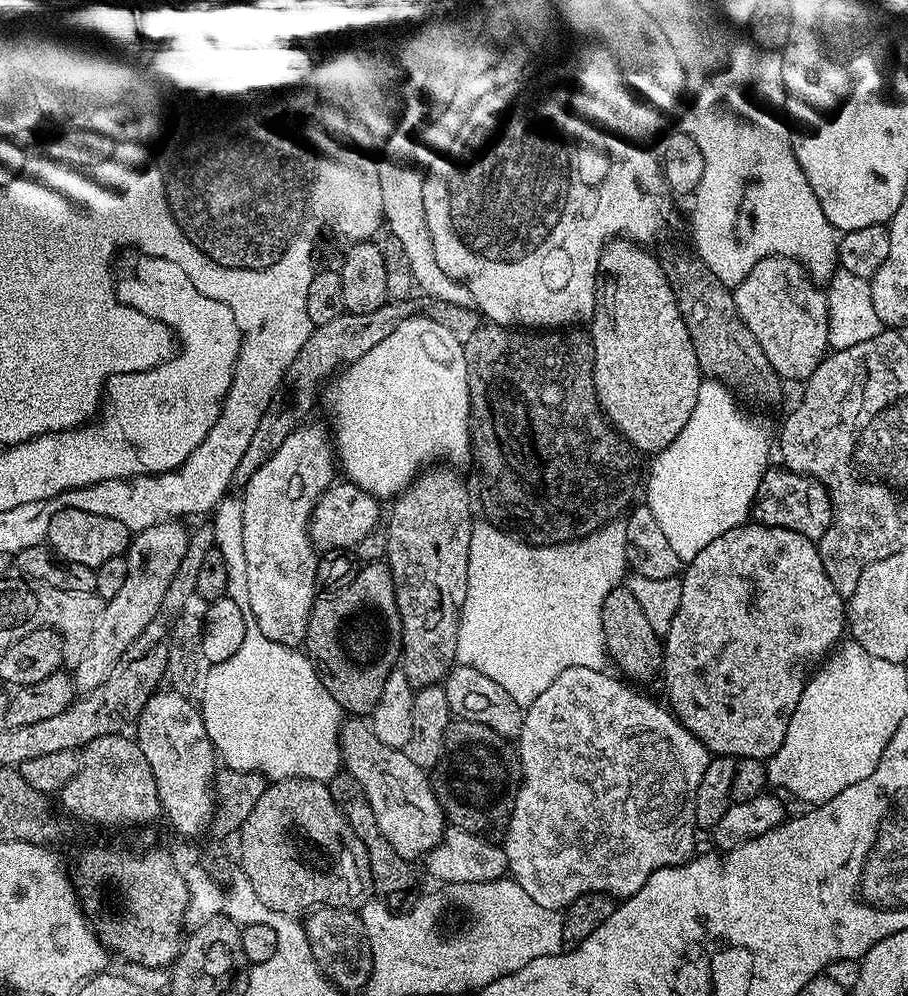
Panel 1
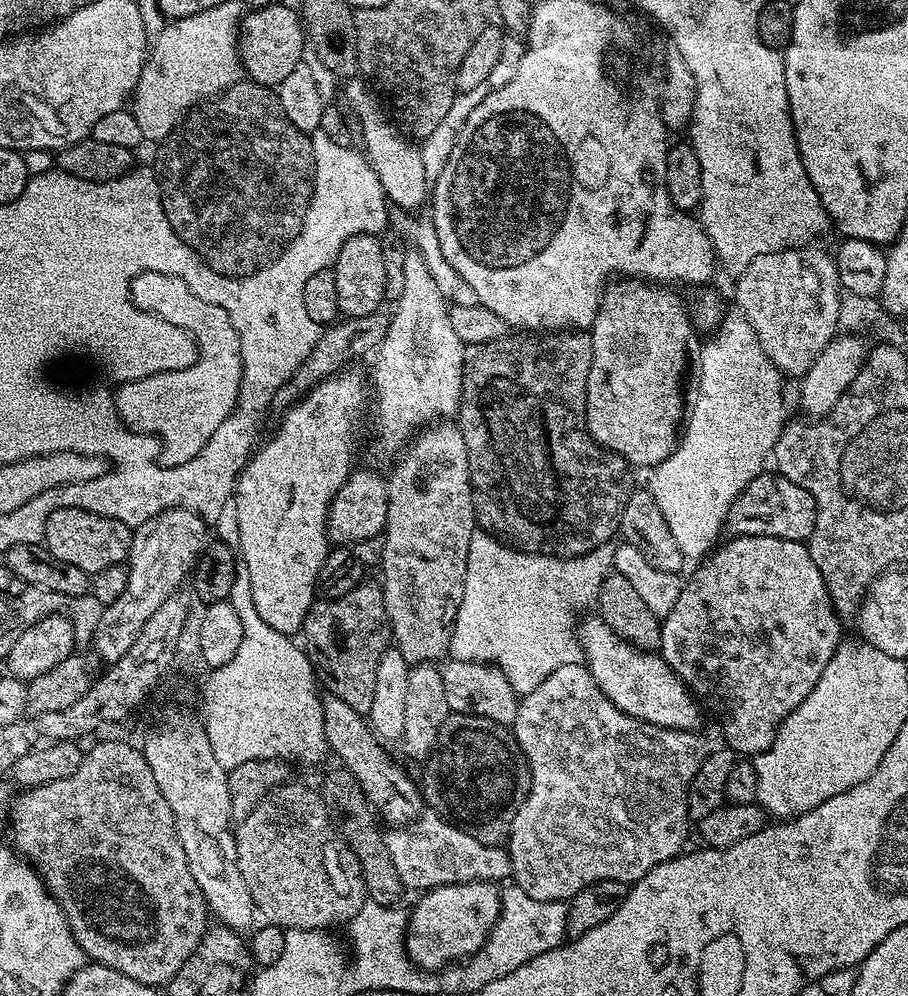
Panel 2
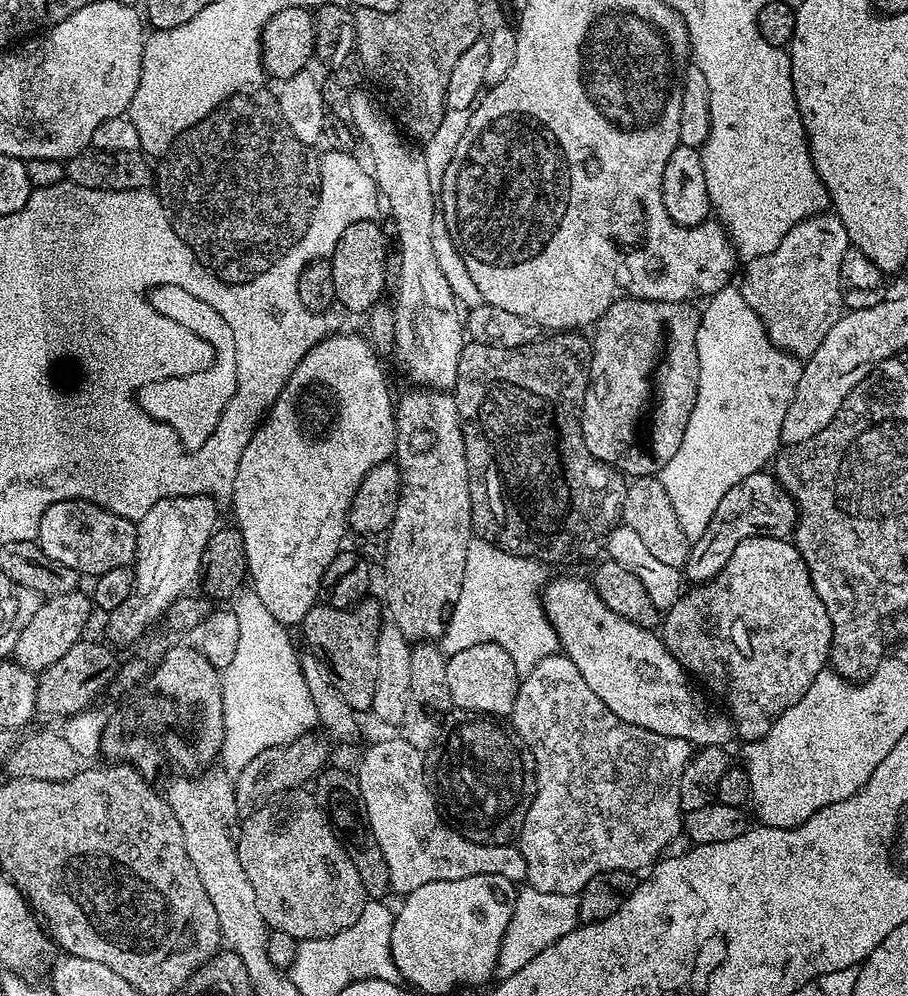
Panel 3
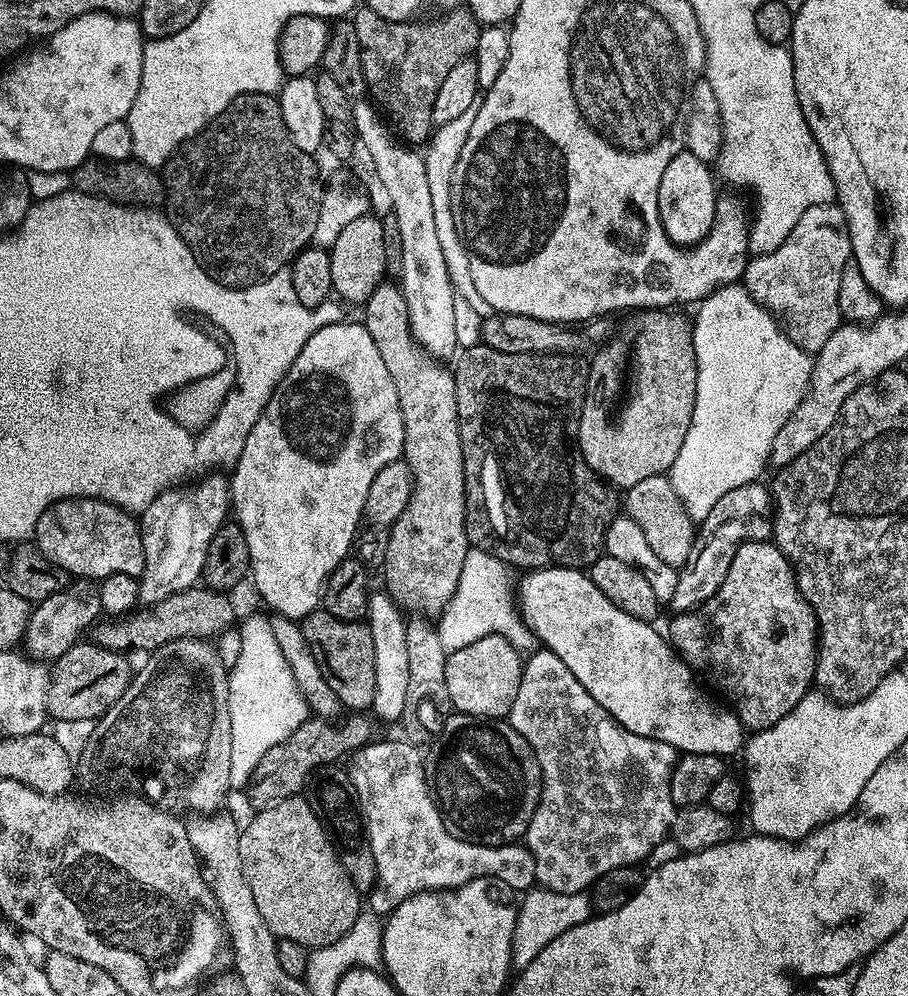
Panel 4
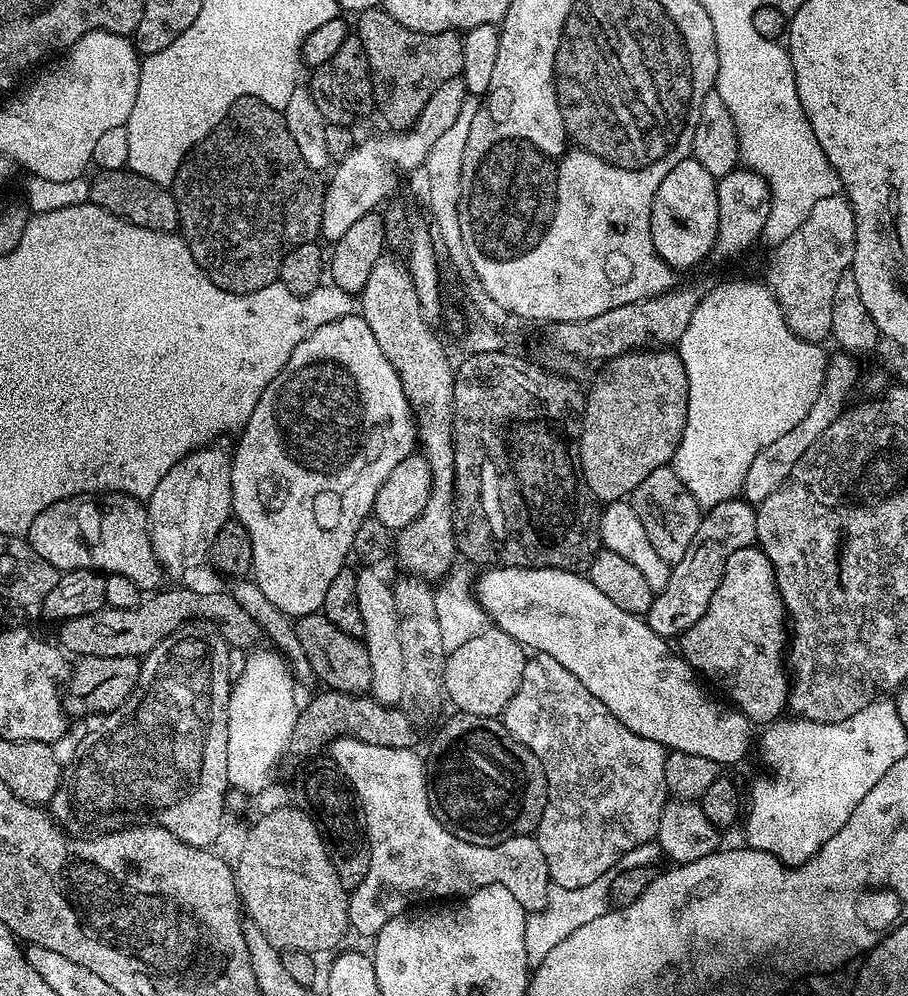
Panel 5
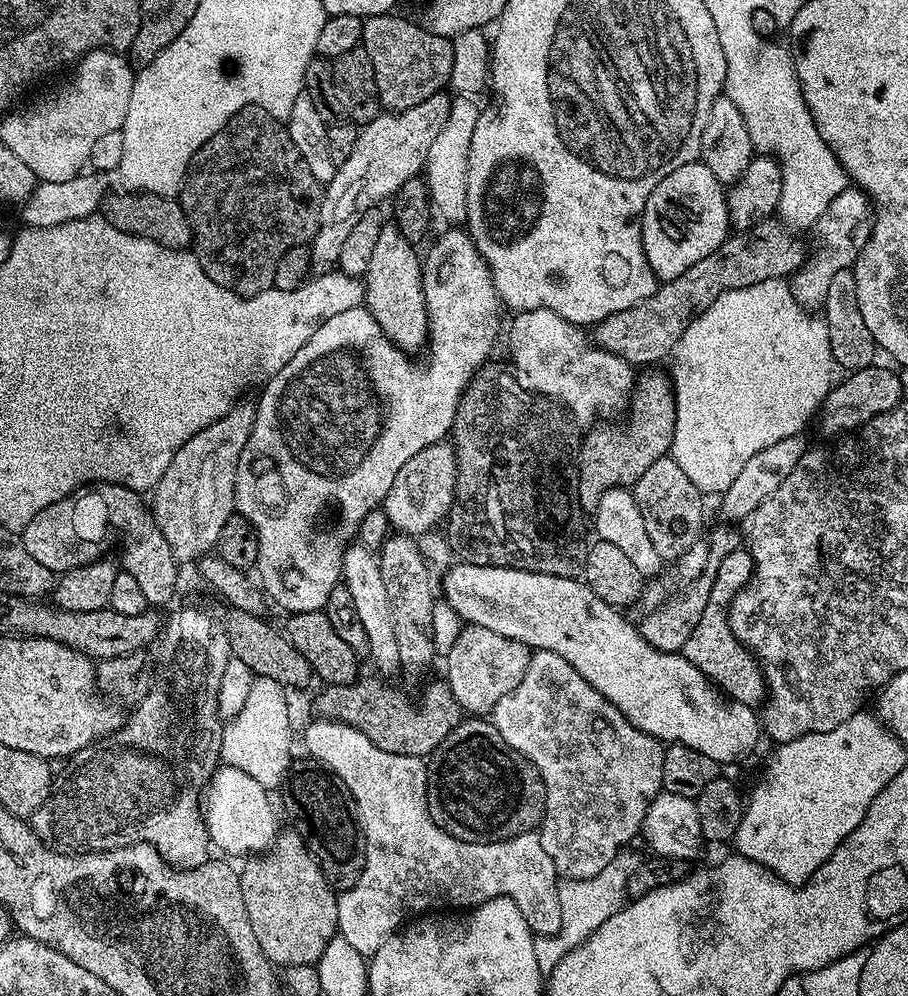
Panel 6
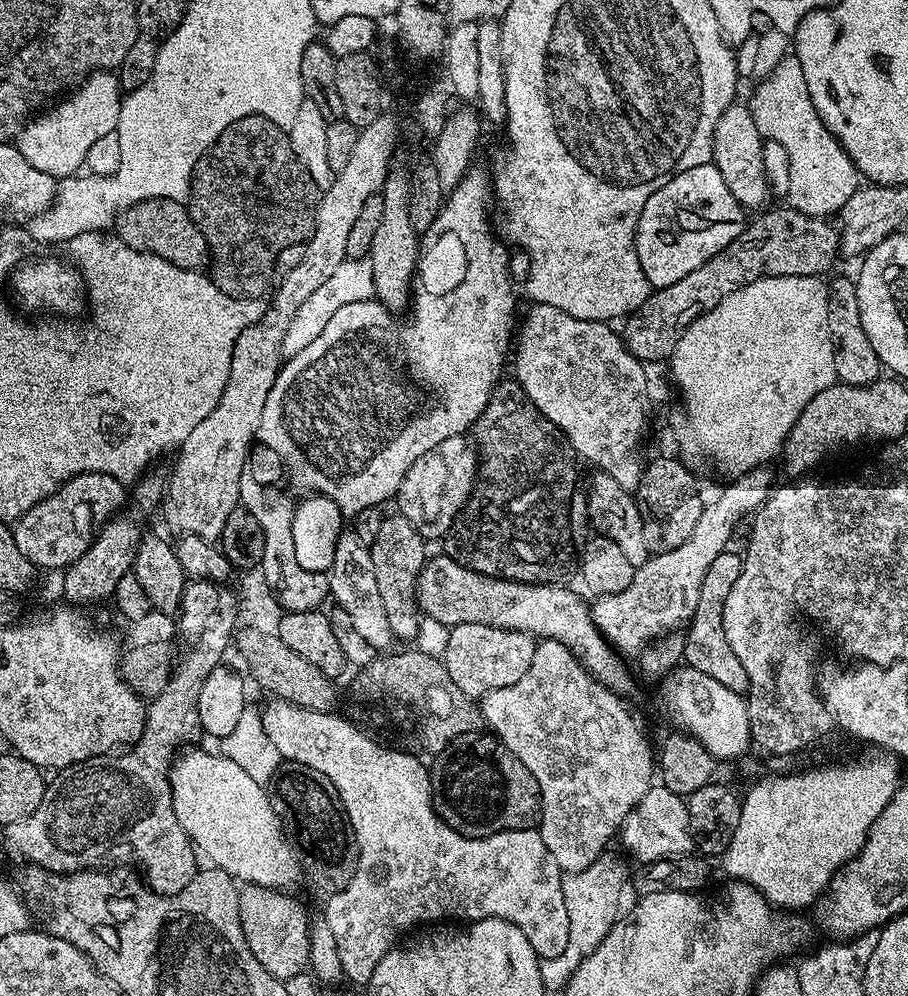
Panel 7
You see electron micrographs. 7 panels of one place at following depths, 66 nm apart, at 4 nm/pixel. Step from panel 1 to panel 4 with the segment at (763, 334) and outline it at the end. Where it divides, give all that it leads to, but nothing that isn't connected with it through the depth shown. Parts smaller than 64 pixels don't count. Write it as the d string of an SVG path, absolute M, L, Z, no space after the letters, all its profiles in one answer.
M833 202L810 206L810 210L806 210L802 218L798 218L798 226L790 230L786 242L782 242L778 250L749 259L742 283L757 304L761 304L775 318L790 342L794 342L804 352L815 354L822 346L826 346L826 338L830 338L830 334L834 334L834 330L842 323L838 306L839 282L842 280L843 267L851 260L852 243L848 223L839 204Z

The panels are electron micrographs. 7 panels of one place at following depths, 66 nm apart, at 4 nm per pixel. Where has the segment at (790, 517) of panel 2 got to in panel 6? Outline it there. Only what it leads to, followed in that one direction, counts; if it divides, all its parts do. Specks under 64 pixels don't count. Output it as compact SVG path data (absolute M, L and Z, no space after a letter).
M724 527L728 528L716 528L712 532L712 537L707 537L708 567L689 583L692 585L680 597L670 597L657 612L652 612L644 621L639 621L638 627L642 638L646 638L646 642L650 642L650 646L654 646L659 652L683 653L686 646L686 638L690 638L690 634L694 634L694 626L698 626L698 618L710 598L712 580L716 577L715 569L722 562L722 558L726 558L726 554L730 554L734 549L741 547L741 537L739 540L736 537L735 530L732 529L735 527Z

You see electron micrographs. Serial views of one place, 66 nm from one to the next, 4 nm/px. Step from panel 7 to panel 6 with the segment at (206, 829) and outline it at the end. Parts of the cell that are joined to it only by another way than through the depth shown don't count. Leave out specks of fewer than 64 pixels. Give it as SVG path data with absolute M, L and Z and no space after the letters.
M217 767L212 779L206 785L206 795L202 800L202 819L208 828L208 839L224 852L240 856L243 852L260 854L271 849L277 835L276 816L272 813L269 793L250 774L237 768Z

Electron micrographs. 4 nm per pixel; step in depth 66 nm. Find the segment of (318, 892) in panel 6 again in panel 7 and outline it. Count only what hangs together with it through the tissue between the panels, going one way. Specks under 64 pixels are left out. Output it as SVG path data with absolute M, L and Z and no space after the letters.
M245 883L240 888L240 917L242 918L242 934L246 934L246 940L250 946L250 950L258 962L262 962L262 966L266 970L270 970L270 974L274 974L274 978L279 980L289 980L294 978L294 974L305 971L309 967L312 958L312 930L310 927L310 919L291 900L289 893L284 890L275 888L263 888L257 884Z

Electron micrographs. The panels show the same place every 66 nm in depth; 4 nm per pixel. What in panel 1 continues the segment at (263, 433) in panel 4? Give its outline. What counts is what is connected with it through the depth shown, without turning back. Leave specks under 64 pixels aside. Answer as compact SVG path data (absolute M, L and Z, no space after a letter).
M301 423L259 467L242 489L244 501L239 505L243 517L250 610L266 638L288 648L303 645L308 633L312 603L318 595L318 550L312 544L308 523L318 498L334 483L332 475L338 472L329 429L310 423Z

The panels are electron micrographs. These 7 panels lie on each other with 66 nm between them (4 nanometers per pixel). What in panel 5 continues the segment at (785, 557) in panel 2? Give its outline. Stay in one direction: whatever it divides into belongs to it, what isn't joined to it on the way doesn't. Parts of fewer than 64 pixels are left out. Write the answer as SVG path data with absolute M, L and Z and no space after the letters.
M759 546L734 550L734 554L726 558L722 582L718 582L718 590L714 590L706 614L679 637L678 651L705 681L713 680L753 725L767 726L785 715L790 687L786 671L786 613L770 558Z

